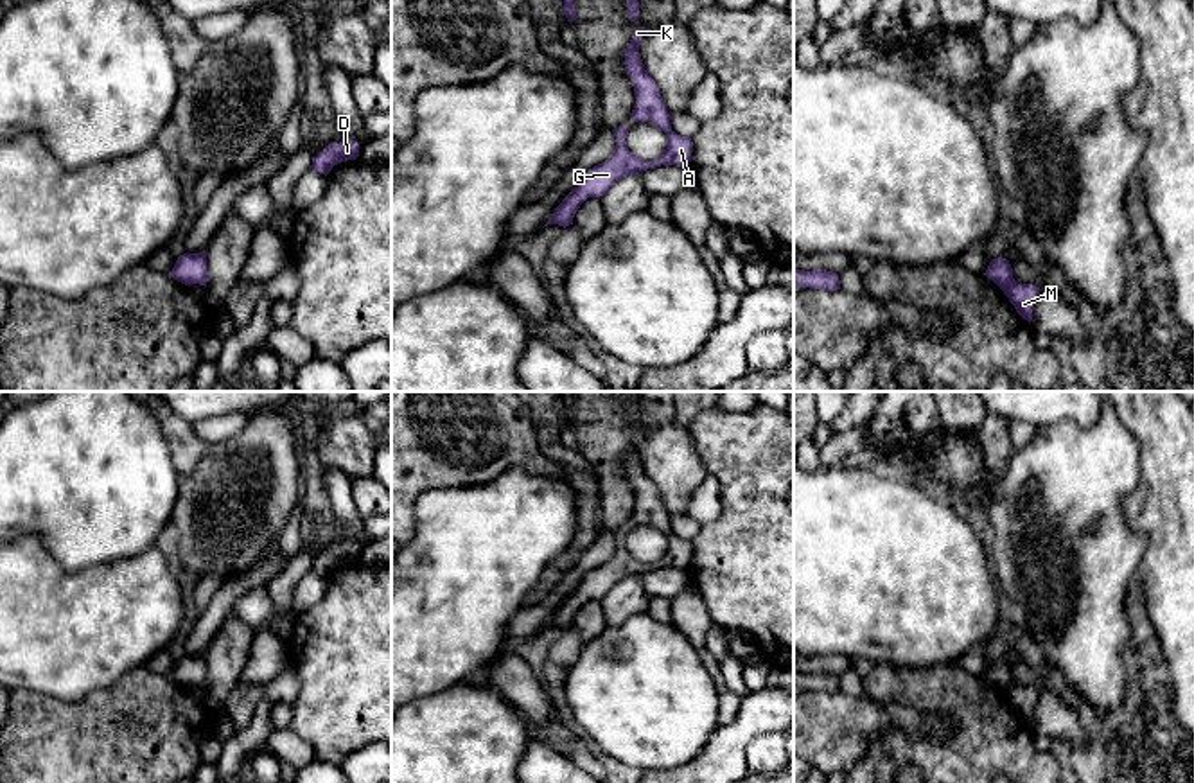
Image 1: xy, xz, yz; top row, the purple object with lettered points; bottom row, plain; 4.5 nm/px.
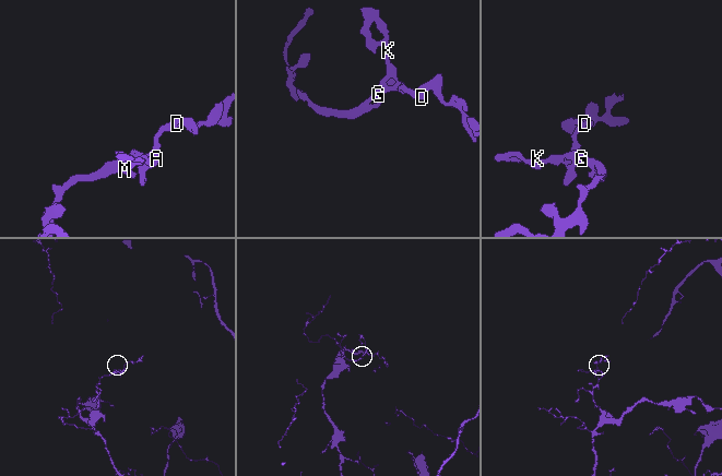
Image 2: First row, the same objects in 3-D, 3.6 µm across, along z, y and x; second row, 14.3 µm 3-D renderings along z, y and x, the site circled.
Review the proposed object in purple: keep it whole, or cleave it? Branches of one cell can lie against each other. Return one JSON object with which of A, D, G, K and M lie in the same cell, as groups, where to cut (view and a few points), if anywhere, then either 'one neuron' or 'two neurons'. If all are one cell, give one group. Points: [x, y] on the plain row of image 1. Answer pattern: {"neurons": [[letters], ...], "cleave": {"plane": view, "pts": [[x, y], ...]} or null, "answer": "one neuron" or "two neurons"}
{"neurons": [["A", "D", "G", "K", "M"]], "cleave": null, "answer": "one neuron"}

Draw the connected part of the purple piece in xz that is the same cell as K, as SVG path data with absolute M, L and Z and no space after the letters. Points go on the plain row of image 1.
M637 429L634 438L625 451L625 474L632 483L636 506L630 515L632 524L648 524L666 535L666 551L664 555L650 564L645 564L634 559L625 544L627 530L619 528L614 532L616 550L612 557L589 571L580 585L562 602L562 605L553 612L549 623L544 627L569 629L580 607L587 600L601 600L618 582L628 576L639 576L646 571L661 567L677 567L688 569L691 564L693 544L689 539L680 539L672 532L670 515L661 501L659 488L645 472L639 444L646 431Z

